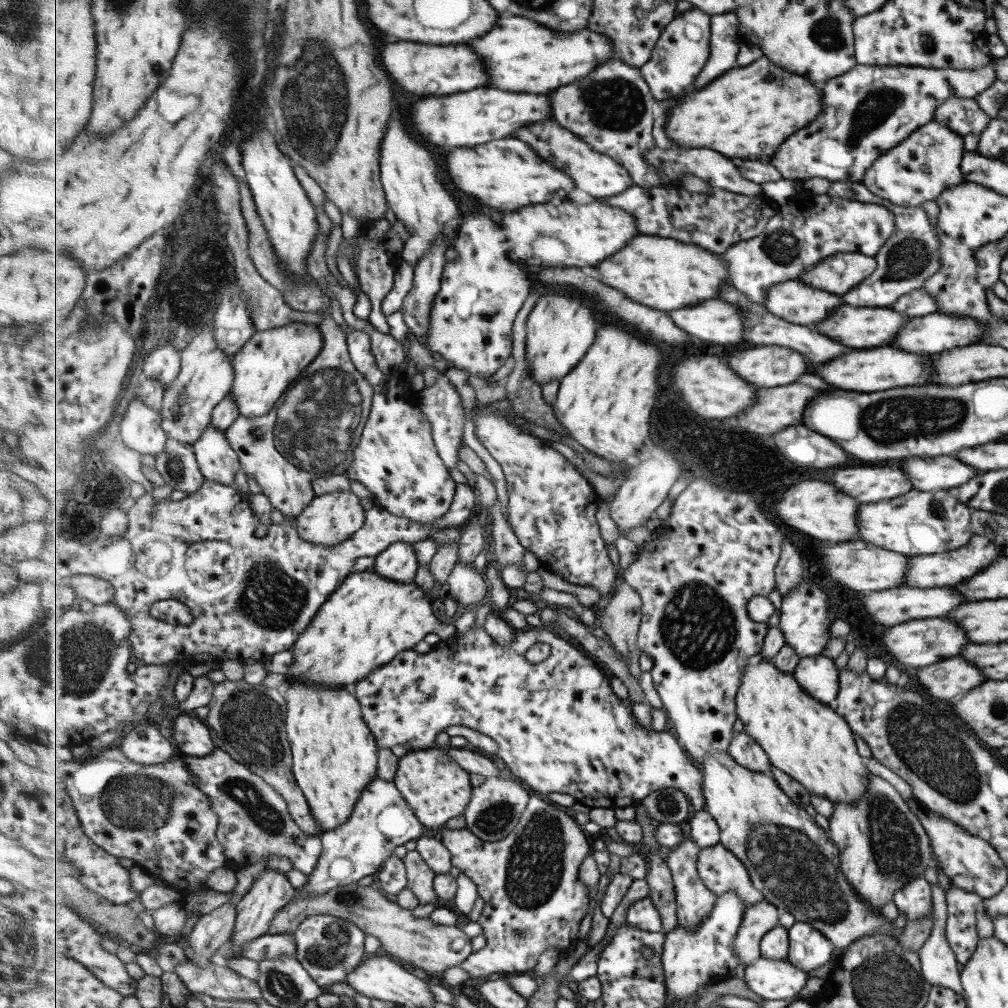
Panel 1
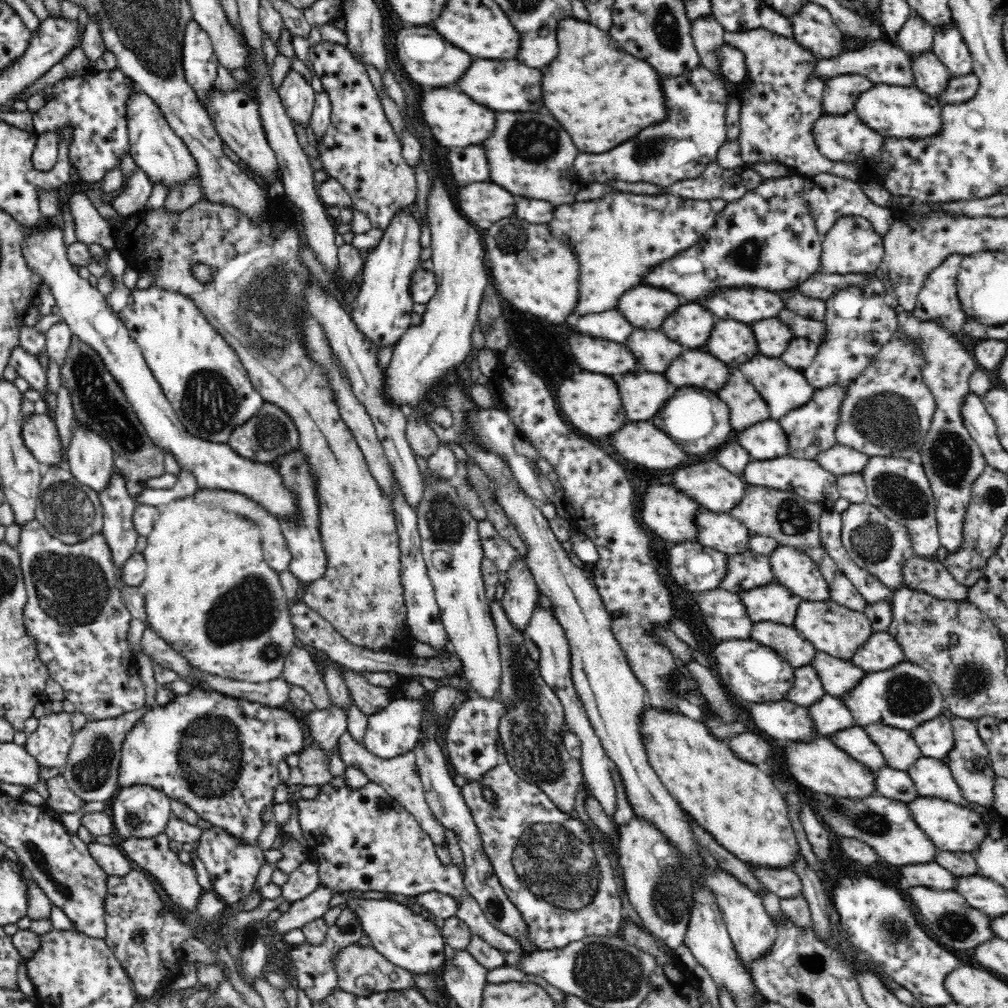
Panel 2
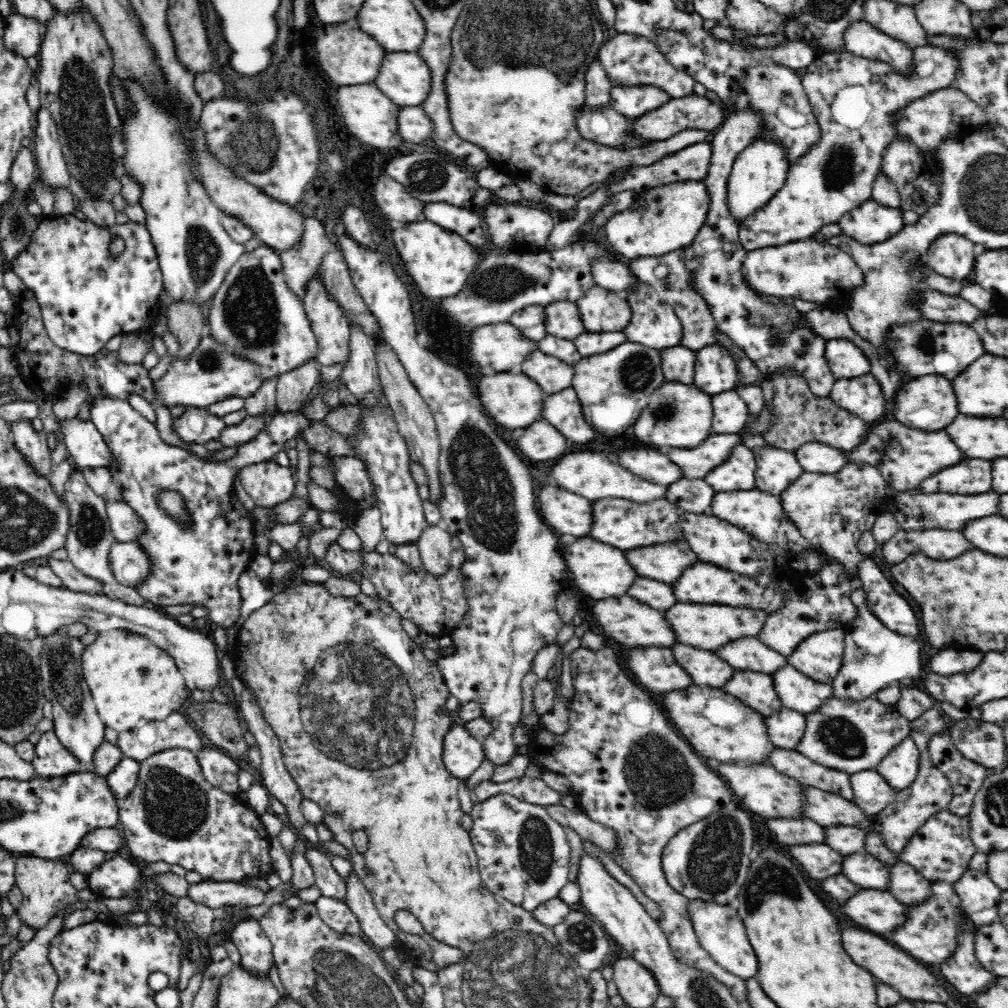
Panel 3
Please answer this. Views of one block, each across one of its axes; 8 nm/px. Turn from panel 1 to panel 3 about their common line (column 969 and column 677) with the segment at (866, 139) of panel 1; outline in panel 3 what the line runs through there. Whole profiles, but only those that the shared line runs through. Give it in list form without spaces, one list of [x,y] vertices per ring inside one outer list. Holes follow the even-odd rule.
[[[617,33],[598,52],[598,60],[602,63],[602,67],[606,69],[610,81],[612,81],[612,86],[613,84],[650,84],[668,92],[674,99],[684,98],[693,94],[693,88],[697,82],[689,74],[678,70],[673,64],[670,64],[652,40],[636,34]]]

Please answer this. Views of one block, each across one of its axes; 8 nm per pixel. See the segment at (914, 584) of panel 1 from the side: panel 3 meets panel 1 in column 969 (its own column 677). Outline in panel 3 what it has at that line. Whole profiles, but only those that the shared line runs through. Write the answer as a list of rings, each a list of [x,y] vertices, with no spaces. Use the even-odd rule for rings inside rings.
[[[684,538],[668,540],[666,544],[658,542],[652,546],[626,550],[624,556],[640,576],[666,584],[676,580],[686,566],[696,562],[696,554],[690,550],[688,541]]]

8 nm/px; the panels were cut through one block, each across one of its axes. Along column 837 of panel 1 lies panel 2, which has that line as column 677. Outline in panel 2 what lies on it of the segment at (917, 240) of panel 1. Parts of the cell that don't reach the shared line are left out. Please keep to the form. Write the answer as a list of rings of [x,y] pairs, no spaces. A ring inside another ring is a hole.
[[[717,161],[711,162],[700,176],[681,180],[666,188],[666,192],[690,200],[738,200],[764,179],[748,164],[739,170],[726,170]]]

